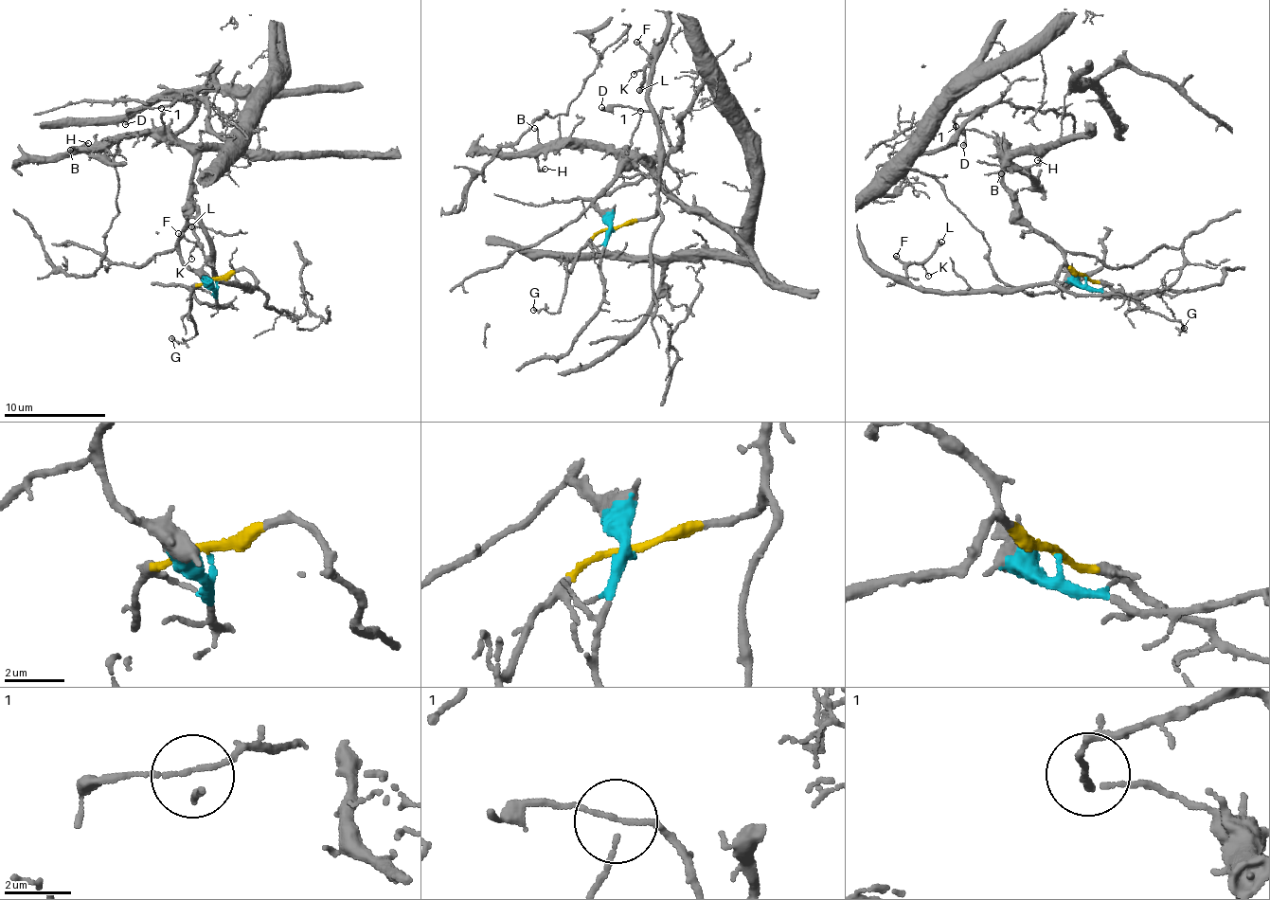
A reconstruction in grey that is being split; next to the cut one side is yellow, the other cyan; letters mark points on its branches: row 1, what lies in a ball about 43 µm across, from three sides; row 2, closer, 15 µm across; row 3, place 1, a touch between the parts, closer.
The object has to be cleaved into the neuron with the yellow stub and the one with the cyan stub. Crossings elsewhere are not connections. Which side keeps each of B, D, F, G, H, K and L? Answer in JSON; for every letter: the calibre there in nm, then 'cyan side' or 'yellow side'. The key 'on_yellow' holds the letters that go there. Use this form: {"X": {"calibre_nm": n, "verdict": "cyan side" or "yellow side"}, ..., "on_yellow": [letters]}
{"B": {"calibre_nm": 130, "verdict": "cyan side"}, "D": {"calibre_nm": 150, "verdict": "cyan side"}, "F": {"calibre_nm": 170, "verdict": "yellow side"}, "G": {"calibre_nm": 150, "verdict": "yellow side"}, "H": {"calibre_nm": 170, "verdict": "cyan side"}, "K": {"calibre_nm": 90, "verdict": "yellow side"}, "L": {"calibre_nm": 280, "verdict": "yellow side"}, "on_yellow": ["F", "G", "K", "L"]}

